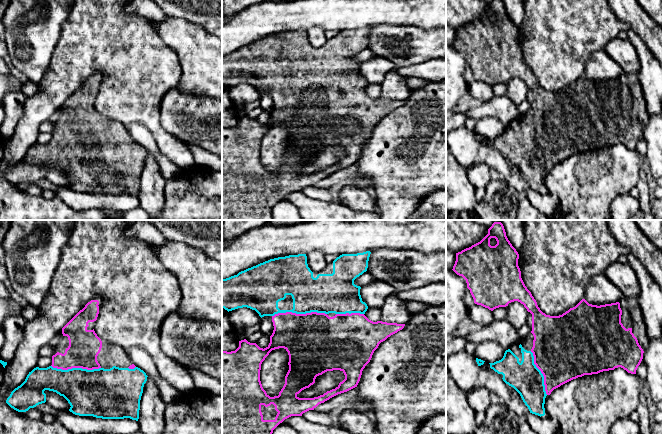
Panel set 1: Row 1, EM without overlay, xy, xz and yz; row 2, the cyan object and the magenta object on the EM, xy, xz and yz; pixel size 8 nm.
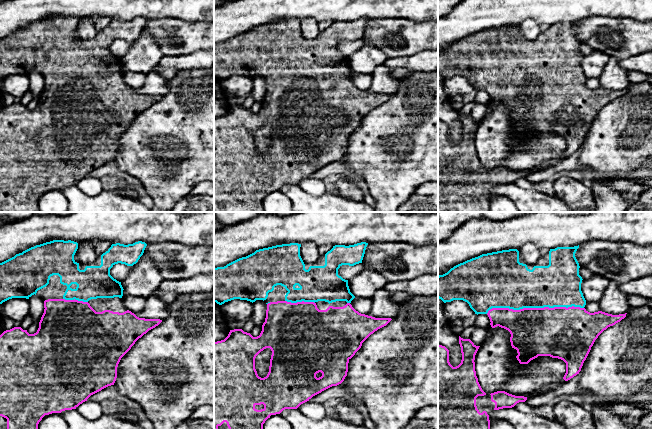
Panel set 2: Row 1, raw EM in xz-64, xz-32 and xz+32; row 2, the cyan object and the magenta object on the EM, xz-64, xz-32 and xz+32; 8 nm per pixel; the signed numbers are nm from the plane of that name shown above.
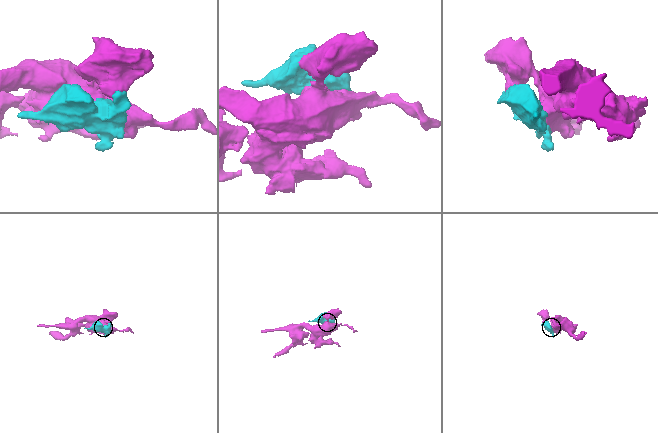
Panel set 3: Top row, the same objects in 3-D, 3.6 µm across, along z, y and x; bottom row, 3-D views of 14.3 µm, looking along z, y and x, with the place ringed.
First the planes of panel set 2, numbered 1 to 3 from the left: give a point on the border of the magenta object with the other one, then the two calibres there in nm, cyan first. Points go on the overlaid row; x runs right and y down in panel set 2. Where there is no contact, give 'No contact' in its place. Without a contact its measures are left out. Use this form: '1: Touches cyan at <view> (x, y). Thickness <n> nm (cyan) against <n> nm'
1: Touches cyan at xz-64 (75, 299). Thickness 260 nm (cyan) against 480 nm
2: Touches cyan at xz-32 (300, 301). Thickness 280 nm (cyan) against 480 nm
3: Touches cyan at xz+32 (534, 307). Thickness 380 nm (cyan) against 380 nm

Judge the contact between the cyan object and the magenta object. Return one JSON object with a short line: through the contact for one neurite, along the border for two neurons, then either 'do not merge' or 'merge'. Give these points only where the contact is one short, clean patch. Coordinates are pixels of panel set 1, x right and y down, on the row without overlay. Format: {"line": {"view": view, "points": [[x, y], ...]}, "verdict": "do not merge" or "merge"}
{"verdict": "merge"}

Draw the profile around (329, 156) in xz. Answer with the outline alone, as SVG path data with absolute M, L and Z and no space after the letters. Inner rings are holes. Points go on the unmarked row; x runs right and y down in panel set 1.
M333 146L327 147L319 151L315 155L315 159L309 164L302 166L297 173L299 174L314 174L323 171L327 167L338 163L339 159L345 155L343 147Z

